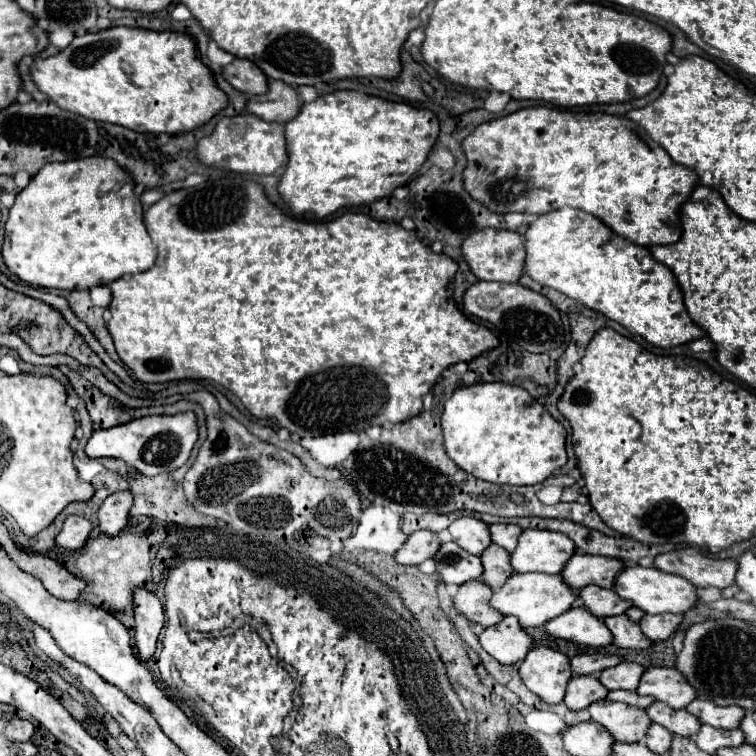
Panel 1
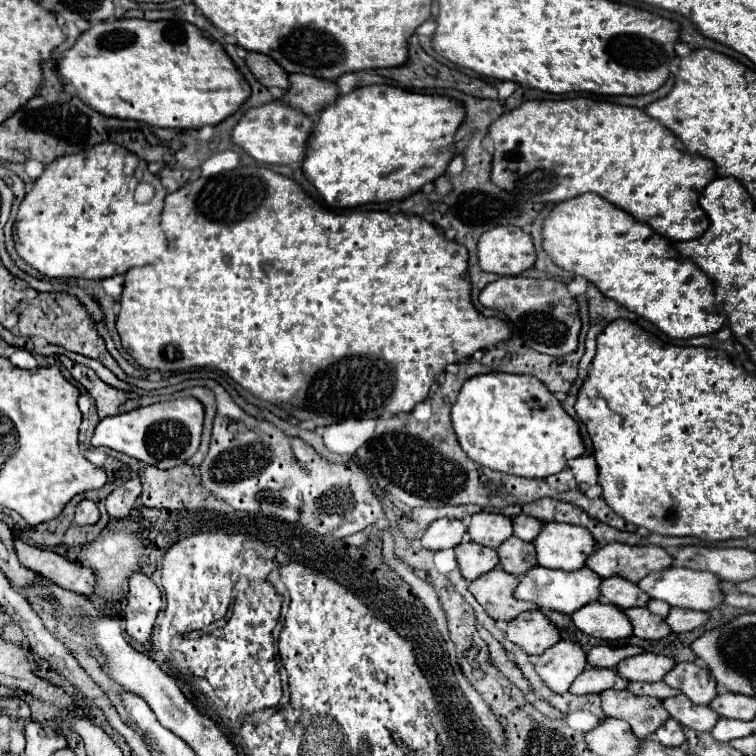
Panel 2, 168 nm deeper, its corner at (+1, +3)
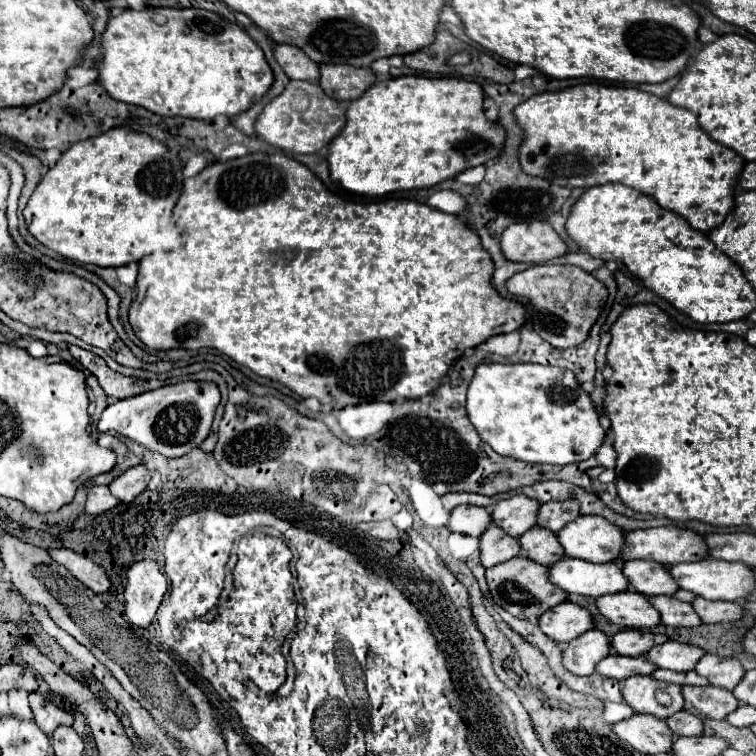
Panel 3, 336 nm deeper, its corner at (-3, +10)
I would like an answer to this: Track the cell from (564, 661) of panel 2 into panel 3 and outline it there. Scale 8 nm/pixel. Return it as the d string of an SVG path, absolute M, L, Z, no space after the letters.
M590 630L564 648L564 668L576 676L590 676L596 664L610 654L610 636L600 630Z

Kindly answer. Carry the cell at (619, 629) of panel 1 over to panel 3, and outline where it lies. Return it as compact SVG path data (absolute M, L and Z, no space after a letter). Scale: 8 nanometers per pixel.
M656 596L656 598L650 598L650 602L656 606L656 610L660 610L662 624L666 626L680 628L680 626L700 626L702 624L700 616L694 612L690 602L676 600L672 596Z

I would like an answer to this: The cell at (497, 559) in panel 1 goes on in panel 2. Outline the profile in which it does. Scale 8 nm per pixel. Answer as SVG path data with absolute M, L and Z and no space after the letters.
M510 537L506 539L498 549L496 549L498 557L500 557L500 569L520 577L524 575L528 569L532 569L536 565L536 557L534 557L534 549L532 543L520 541L518 537Z

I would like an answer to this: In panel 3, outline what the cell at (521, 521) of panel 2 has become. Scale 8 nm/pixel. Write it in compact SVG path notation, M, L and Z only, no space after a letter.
M574 500L546 502L538 510L538 526L558 532L558 530L562 530L562 526L576 520L578 516L580 516L580 504Z

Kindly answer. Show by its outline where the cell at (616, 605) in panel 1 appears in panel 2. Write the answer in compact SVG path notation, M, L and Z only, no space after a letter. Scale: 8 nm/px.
M608 577L600 583L600 597L606 603L612 603L620 609L628 607L644 607L650 597L644 597L640 589L636 589L636 583L628 583L622 577Z

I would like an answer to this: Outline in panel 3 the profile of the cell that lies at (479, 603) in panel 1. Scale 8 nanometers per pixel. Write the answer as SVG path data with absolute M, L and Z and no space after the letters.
M516 556L504 564L488 568L486 580L488 580L488 588L490 588L494 602L502 606L504 610L508 610L510 614L518 618L526 618L526 620L538 620L552 606L568 600L568 594L564 594L562 588L550 582L548 566L532 562L530 558L524 558L524 556Z

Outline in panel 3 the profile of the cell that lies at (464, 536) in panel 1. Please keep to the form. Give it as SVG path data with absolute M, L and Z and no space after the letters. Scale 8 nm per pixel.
M516 494L496 504L496 508L492 510L492 520L496 526L504 528L506 534L518 538L520 534L536 526L538 508L540 508L538 500L528 498L524 494Z

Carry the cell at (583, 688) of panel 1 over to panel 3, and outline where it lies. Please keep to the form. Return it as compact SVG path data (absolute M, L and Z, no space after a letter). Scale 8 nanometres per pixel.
M618 654L604 658L596 668L596 672L602 676L608 676L608 678L620 676L618 680L626 680L638 674L652 674L654 670L656 670L656 664L646 660L646 656L630 658L630 656L618 656Z

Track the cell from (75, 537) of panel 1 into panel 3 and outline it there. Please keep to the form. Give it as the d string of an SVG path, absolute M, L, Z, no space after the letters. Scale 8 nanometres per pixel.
M94 486L88 494L88 500L86 500L86 512L88 514L102 514L102 512L114 508L118 502L120 500L110 494L108 486Z

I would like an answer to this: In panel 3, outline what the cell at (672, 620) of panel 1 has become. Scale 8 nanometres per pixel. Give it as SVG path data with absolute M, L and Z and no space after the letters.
M696 598L692 602L694 610L702 618L704 624L712 622L732 622L740 620L744 614L744 608L738 602L726 602L726 600L706 600L706 598Z

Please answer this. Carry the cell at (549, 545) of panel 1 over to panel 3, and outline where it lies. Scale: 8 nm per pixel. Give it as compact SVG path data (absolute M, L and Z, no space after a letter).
M580 516L558 532L566 556L588 562L616 562L624 548L624 532L602 516Z

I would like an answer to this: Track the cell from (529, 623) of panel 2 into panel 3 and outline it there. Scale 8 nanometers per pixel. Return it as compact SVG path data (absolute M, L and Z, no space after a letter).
M562 602L540 618L540 628L556 642L570 642L594 628L592 614L572 602Z

